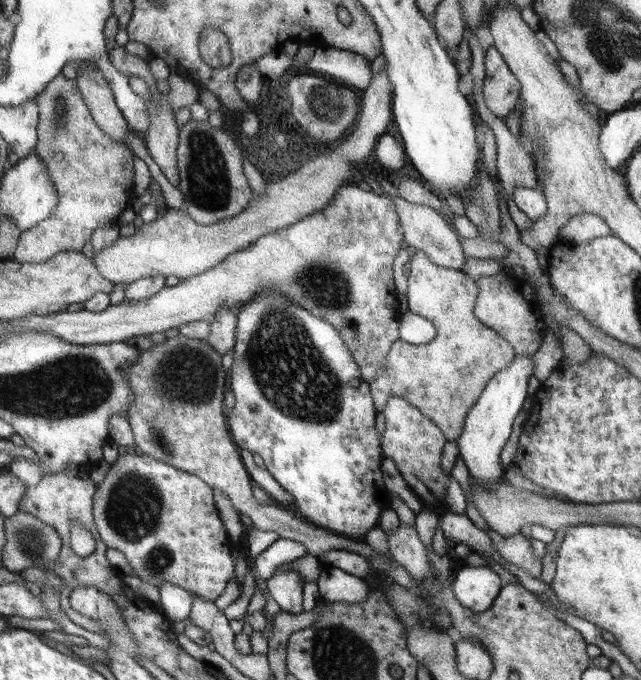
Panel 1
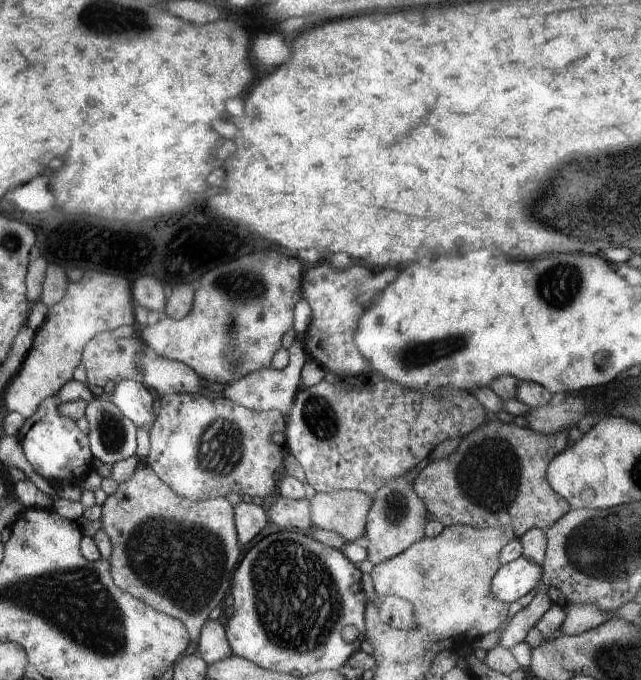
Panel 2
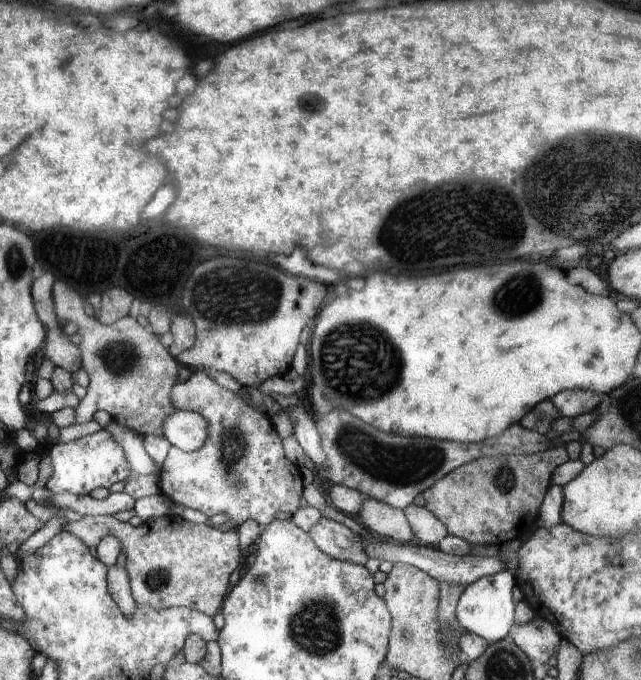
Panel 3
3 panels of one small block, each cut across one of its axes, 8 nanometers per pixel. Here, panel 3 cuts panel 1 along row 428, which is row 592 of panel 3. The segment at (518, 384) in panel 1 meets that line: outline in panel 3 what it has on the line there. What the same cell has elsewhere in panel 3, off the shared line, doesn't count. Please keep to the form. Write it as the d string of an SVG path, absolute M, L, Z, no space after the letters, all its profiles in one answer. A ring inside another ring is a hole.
M507 570L479 578L473 584L465 586L465 590L461 592L461 596L457 600L457 608L455 608L457 624L467 634L479 636L491 644L495 644L499 640L507 640L511 634L511 628L515 626L515 622L513 622L515 602L513 602L513 594L511 594L513 586L517 586L515 578Z

